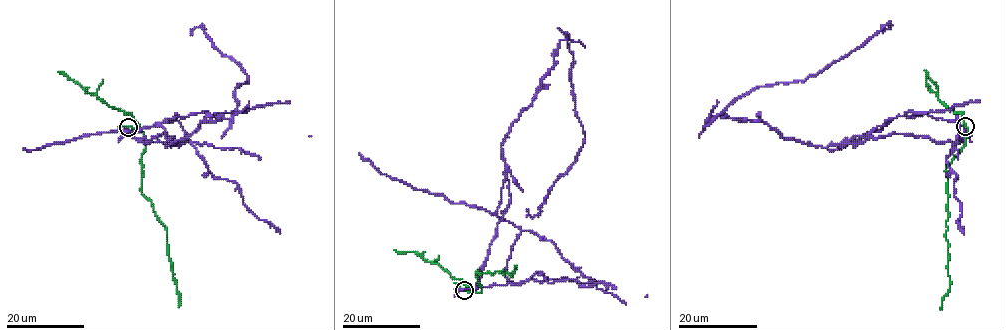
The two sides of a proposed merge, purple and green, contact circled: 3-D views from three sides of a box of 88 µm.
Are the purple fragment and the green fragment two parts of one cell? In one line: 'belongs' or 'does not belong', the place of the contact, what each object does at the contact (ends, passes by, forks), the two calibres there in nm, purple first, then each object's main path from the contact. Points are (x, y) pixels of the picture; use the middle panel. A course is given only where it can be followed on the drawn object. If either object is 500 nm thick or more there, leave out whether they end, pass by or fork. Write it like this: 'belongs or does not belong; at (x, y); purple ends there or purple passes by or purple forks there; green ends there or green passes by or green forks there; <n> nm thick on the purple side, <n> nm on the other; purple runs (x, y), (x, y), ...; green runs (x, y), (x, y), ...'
does not belong; at (464, 290); purple ends there; green passes by; 140 nm thick on the purple side, 140 nm on the other; purple runs (463, 290), (482, 274), (510, 198), (501, 143), (566, 35), (584, 142), (538, 214), (527, 208); green runs (463, 290), (481, 291), (478, 272), (480, 274), (503, 271), (511, 275), (514, 266)

